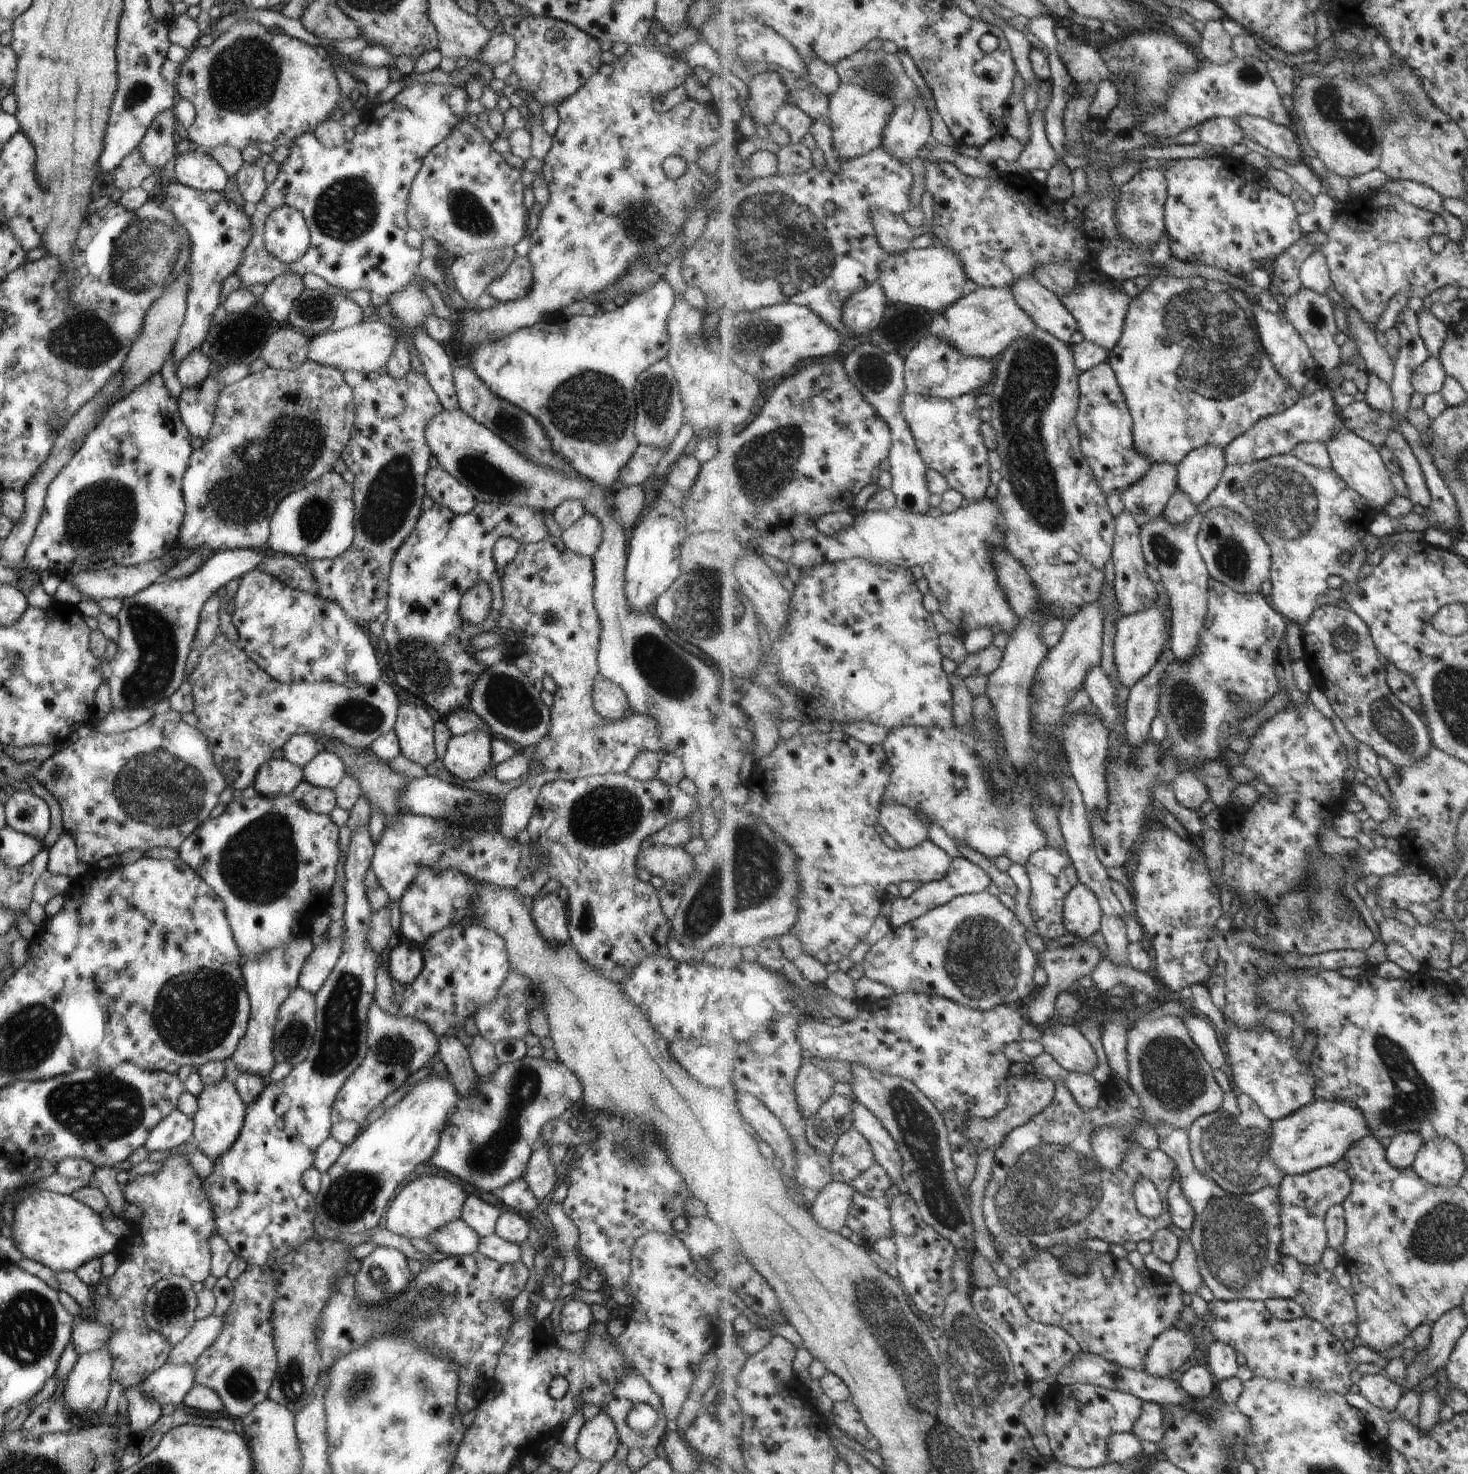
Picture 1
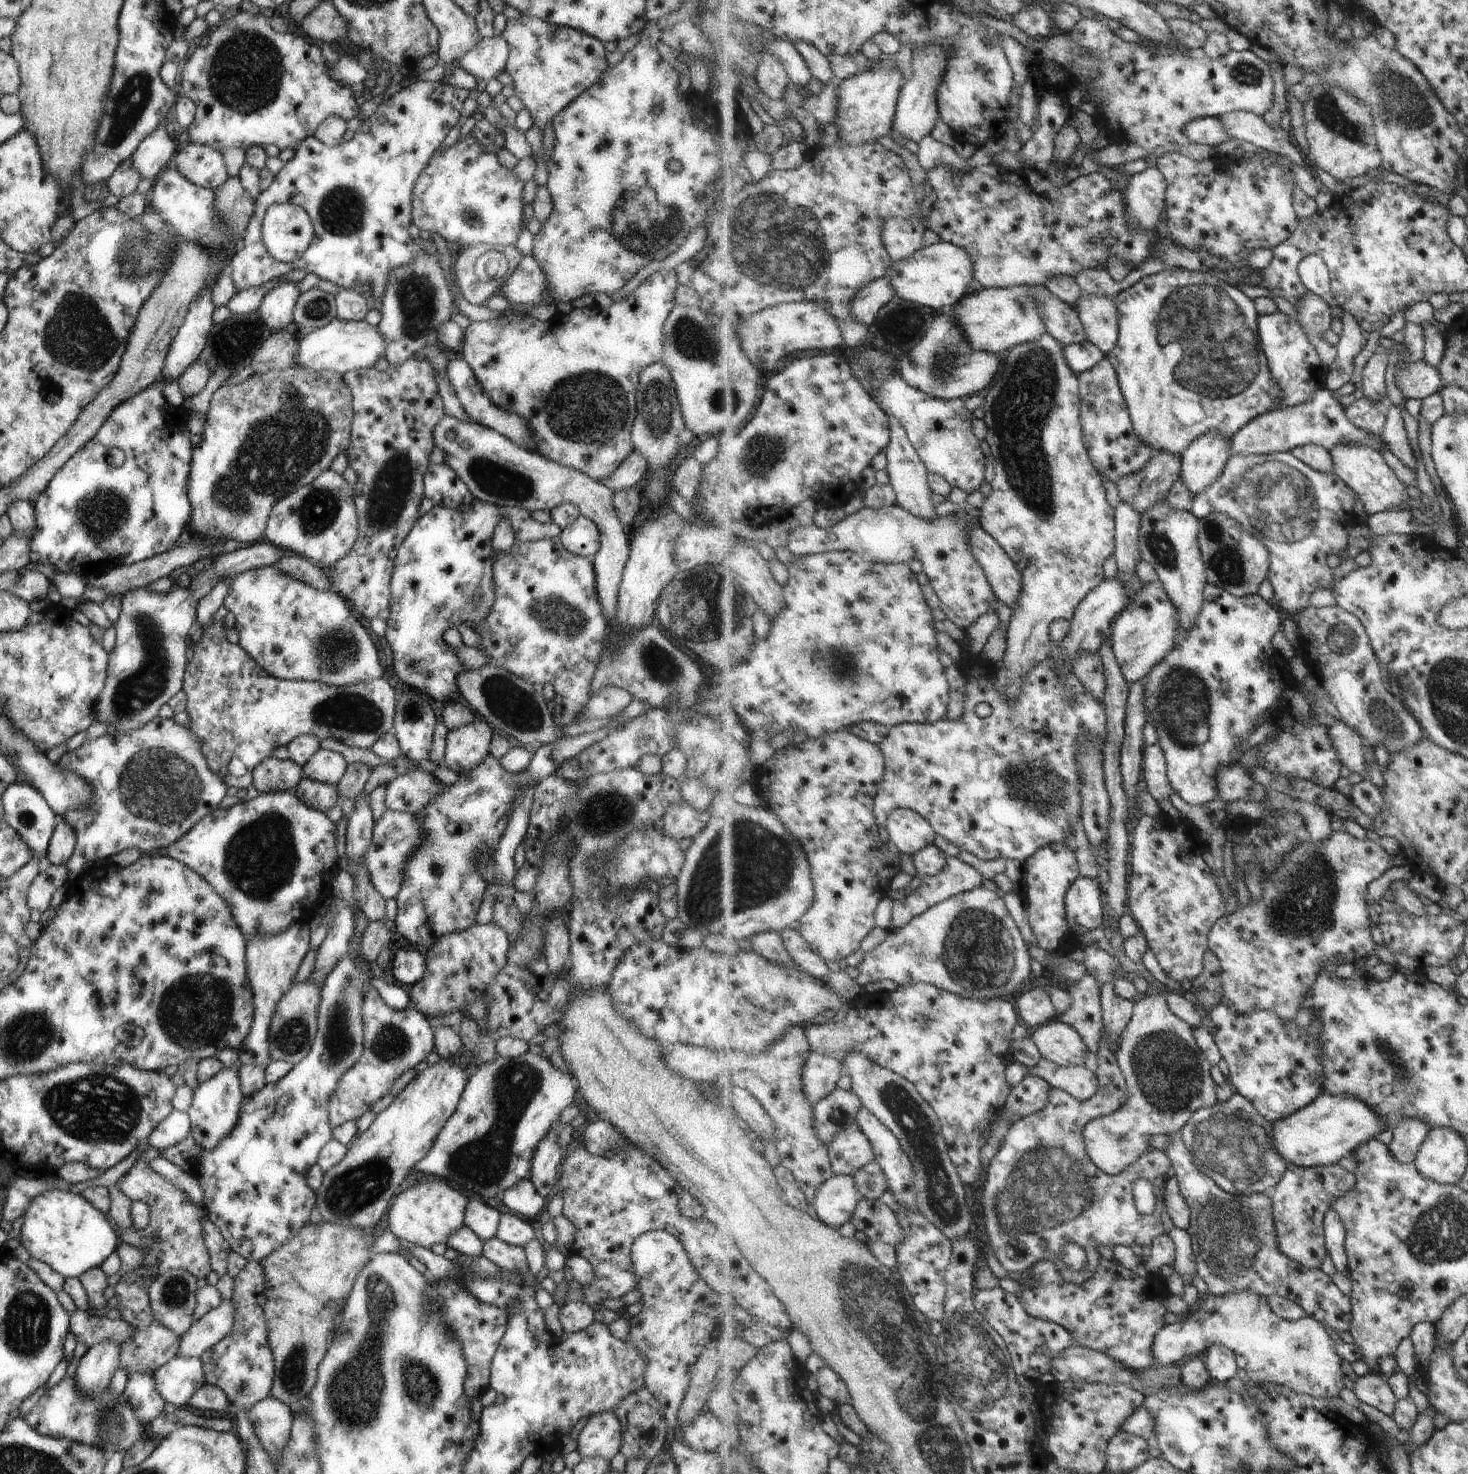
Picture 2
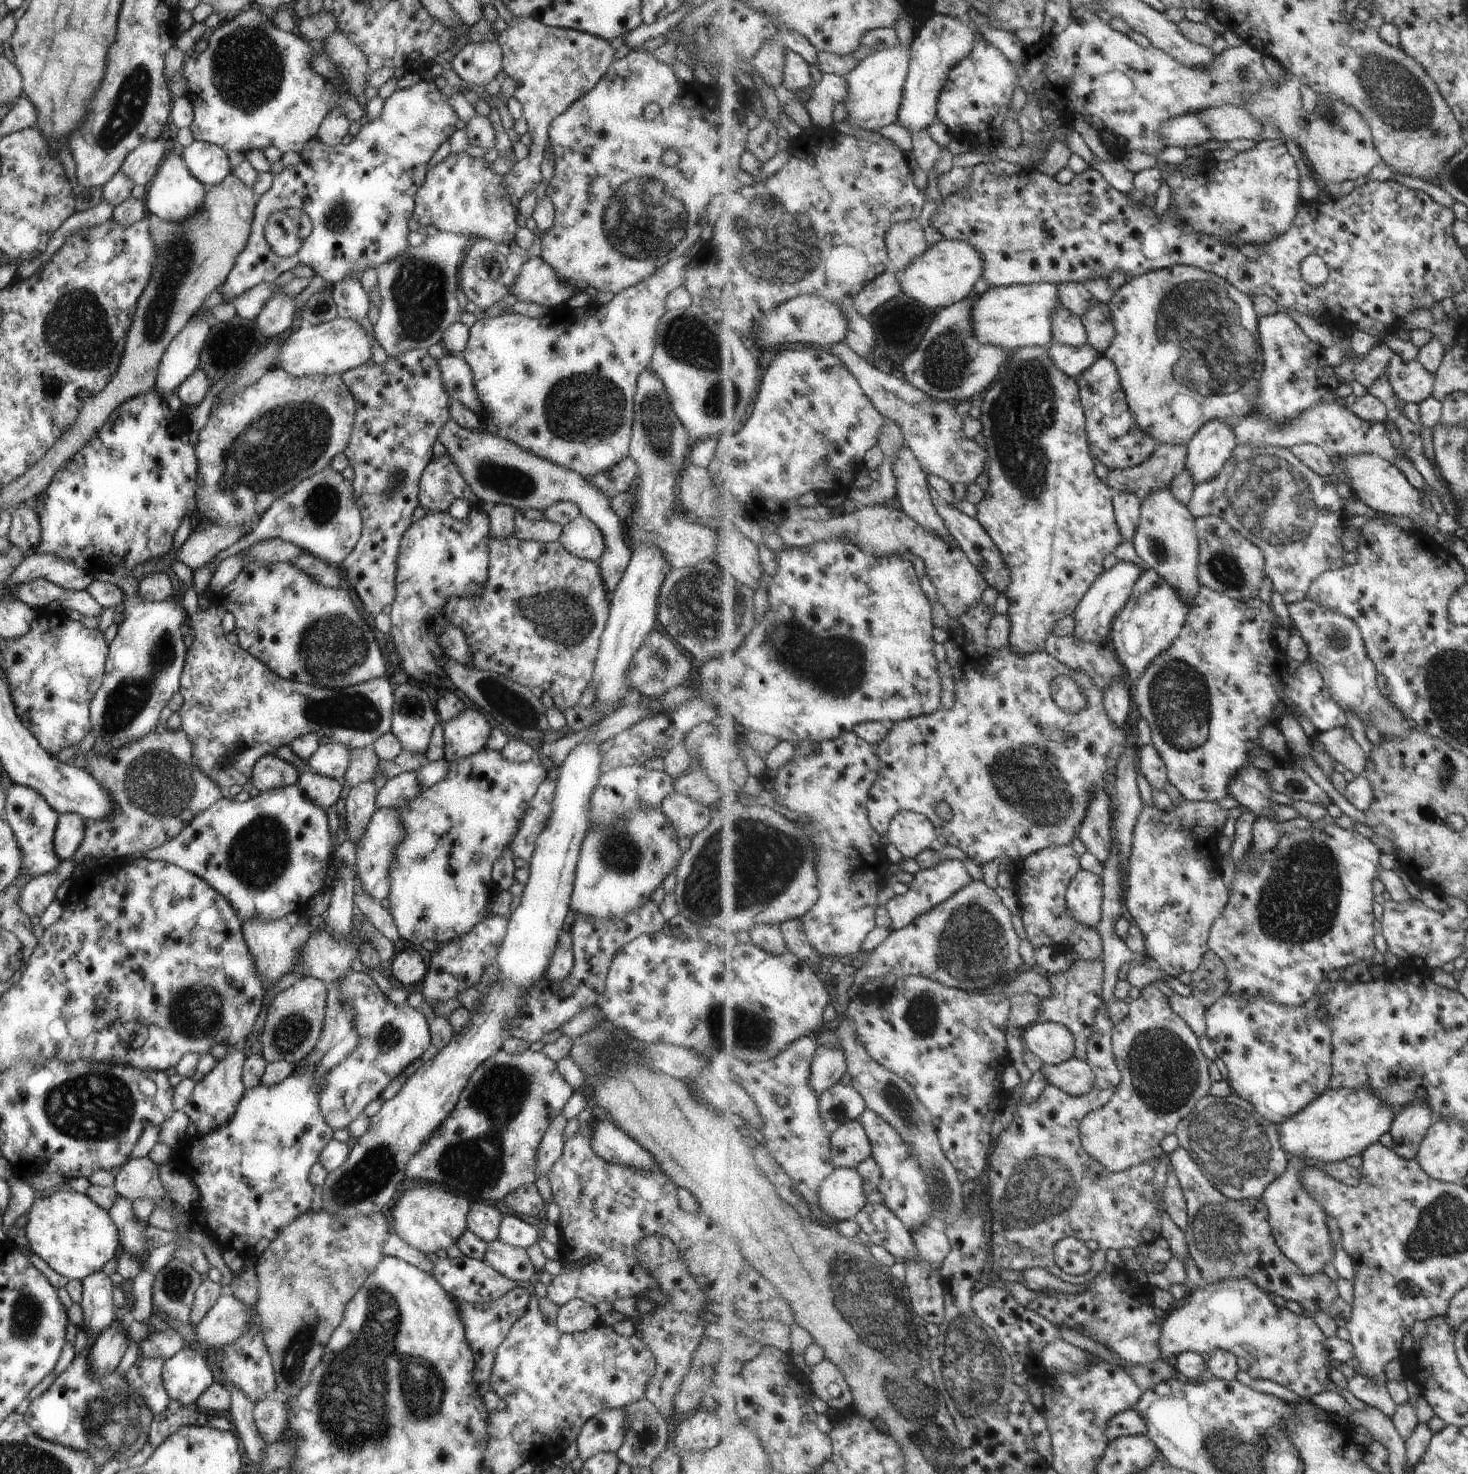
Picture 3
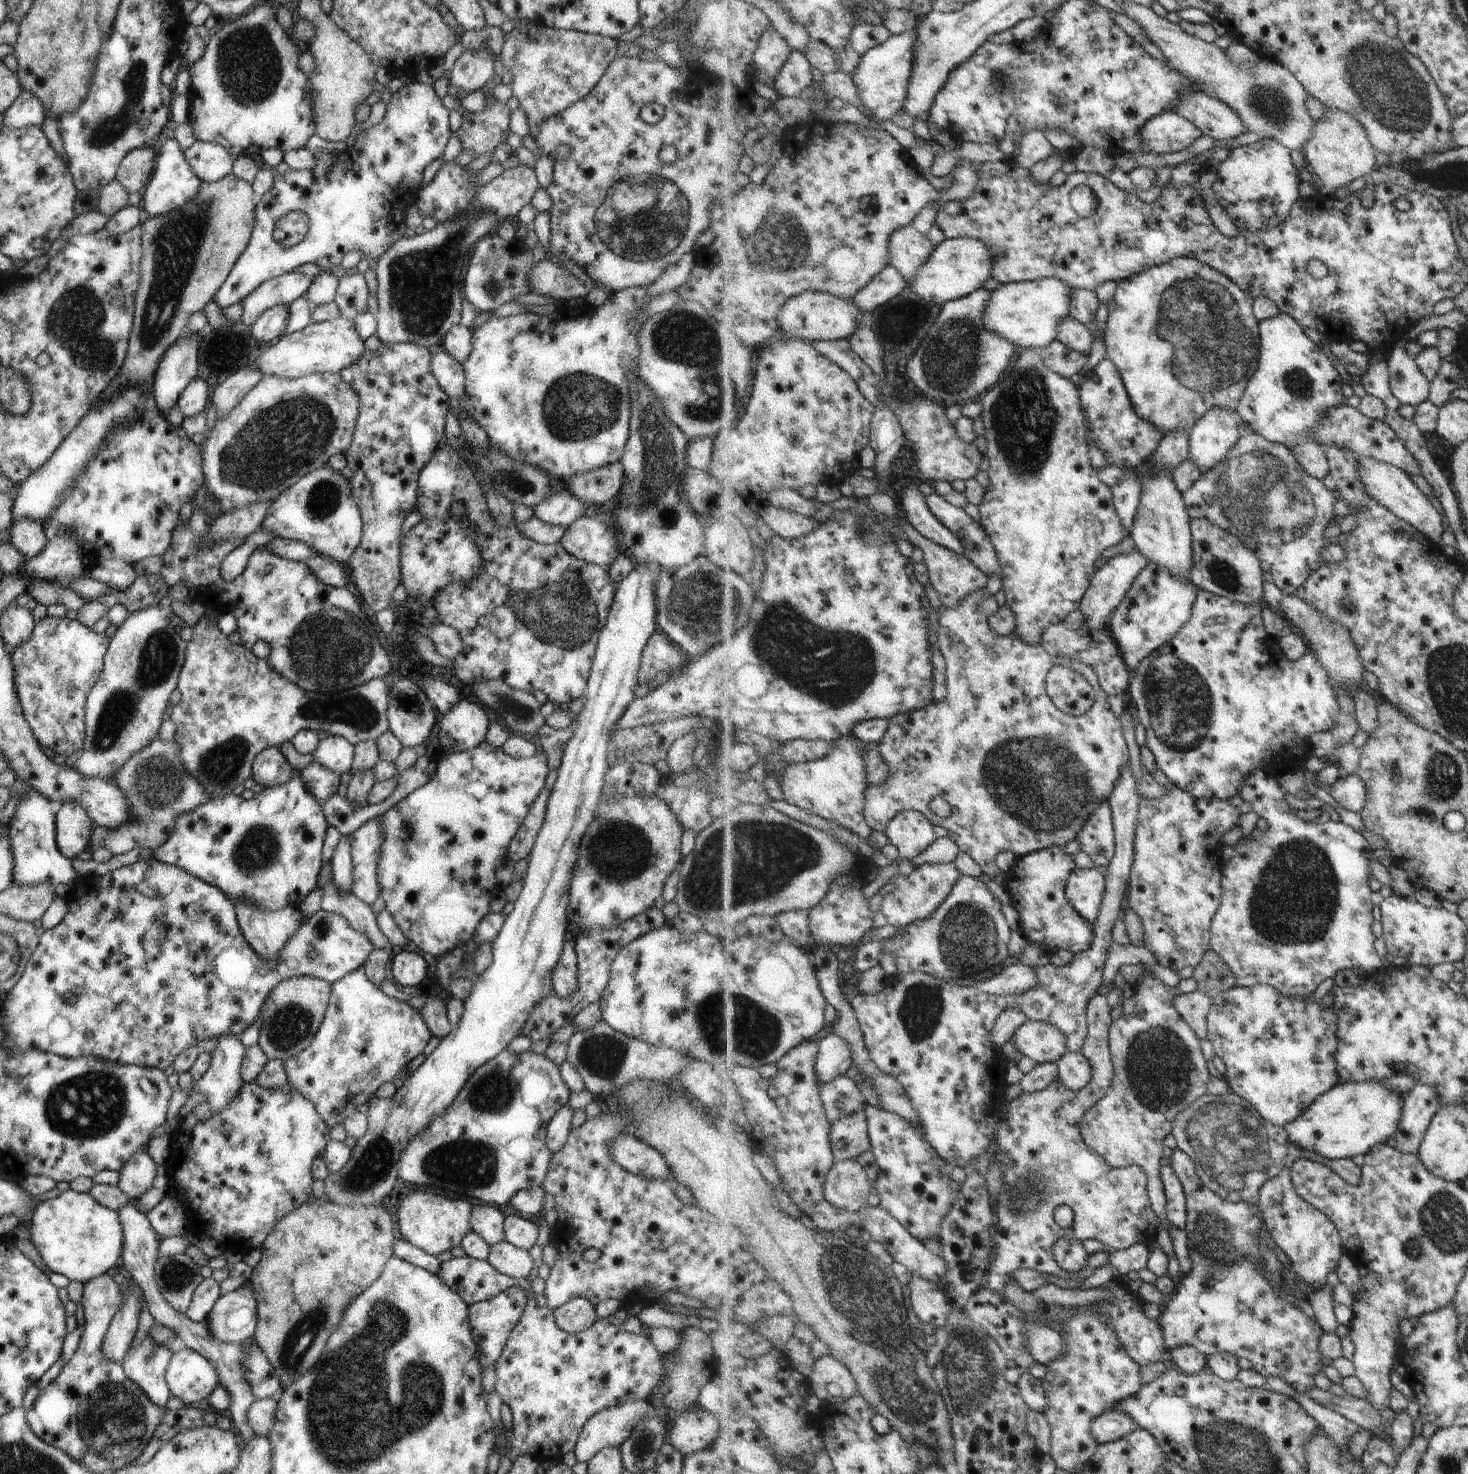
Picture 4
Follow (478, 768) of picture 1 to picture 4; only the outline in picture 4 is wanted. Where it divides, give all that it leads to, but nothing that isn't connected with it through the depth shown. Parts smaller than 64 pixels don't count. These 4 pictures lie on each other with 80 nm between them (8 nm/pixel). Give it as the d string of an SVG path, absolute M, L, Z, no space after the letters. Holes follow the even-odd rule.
M461 699L439 723L438 741L445 752L461 752L484 740L491 715L481 704Z

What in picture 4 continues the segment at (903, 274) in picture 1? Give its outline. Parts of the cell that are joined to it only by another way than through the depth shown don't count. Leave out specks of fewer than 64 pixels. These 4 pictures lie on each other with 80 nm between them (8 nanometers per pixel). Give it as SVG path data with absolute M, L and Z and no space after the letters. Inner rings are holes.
M971 237L946 239L936 245L932 255L919 267L915 278L908 283L910 290L937 304L962 299L981 289L981 284L992 277L994 256L982 241Z

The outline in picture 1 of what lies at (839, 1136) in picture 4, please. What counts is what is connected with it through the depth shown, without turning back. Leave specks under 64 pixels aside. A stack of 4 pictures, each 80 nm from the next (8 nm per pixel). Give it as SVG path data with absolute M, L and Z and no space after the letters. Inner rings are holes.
M855 1127L839 1137L831 1160L833 1181L841 1183L854 1181L877 1163L869 1141Z

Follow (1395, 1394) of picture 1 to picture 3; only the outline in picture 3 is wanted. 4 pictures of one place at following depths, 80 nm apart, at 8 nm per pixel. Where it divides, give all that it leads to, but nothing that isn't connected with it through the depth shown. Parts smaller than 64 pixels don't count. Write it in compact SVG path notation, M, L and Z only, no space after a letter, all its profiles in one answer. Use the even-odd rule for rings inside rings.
M1355 1374L1349 1379L1348 1390L1366 1405L1379 1409L1388 1417L1392 1417L1397 1410L1398 1404L1393 1400L1386 1385L1378 1385L1365 1375Z

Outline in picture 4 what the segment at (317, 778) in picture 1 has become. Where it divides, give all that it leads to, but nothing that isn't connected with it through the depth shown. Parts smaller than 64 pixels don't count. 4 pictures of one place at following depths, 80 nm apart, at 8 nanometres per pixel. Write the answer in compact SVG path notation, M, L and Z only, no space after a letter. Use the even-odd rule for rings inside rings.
M333 735L325 736L312 752L313 761L340 775L350 770L354 746L347 740Z

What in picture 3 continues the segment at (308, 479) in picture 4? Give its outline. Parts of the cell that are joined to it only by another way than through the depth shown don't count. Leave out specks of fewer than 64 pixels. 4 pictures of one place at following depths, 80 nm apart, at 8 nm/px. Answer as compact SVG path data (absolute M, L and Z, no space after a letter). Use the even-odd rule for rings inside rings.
M327 466L276 498L260 516L251 532L239 537L239 540L219 551L203 566L196 568L191 582L195 592L200 596L204 593L221 560L243 551L245 547L257 541L267 539L279 539L297 545L301 550L316 556L328 565L339 566L343 558L355 546L361 527L362 520L354 503L351 481Z

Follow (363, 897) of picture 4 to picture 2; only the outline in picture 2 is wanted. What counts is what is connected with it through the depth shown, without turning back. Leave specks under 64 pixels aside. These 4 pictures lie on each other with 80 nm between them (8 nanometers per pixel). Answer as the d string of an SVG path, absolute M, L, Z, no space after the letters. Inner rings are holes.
M386 809L381 818L372 824L372 837L362 856L362 864L368 870L373 888L385 899L394 898L398 893L405 863L423 838L421 823L411 813Z

